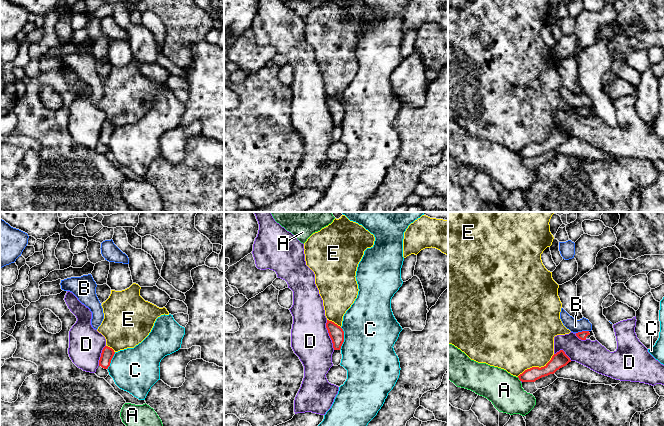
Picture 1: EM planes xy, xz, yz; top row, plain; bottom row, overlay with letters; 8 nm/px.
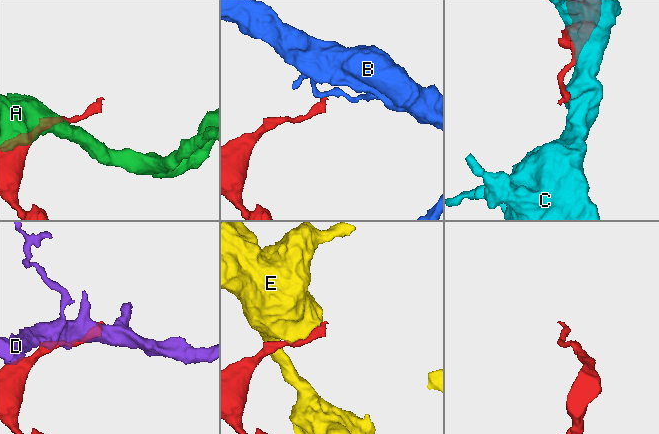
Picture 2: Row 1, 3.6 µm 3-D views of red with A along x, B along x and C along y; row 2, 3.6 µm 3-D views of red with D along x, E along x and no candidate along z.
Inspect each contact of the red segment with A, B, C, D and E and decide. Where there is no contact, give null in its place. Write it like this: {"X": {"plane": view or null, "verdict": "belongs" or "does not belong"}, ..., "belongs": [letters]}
{"A": {"plane": "yz", "verdict": "does not belong"}, "B": {"plane": "yz", "verdict": "does not belong"}, "C": {"plane": "xz", "verdict": "does not belong"}, "D": {"plane": "xz", "verdict": "does not belong"}, "E": {"plane": "yz", "verdict": "does not belong"}, "belongs": []}

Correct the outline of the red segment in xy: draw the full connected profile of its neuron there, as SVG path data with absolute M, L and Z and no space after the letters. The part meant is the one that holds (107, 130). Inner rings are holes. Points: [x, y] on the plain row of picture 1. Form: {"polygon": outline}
{"polygon": "M105 122L101 129L101 133L99 136L99 142L101 142L104 145L108 145L114 130L115 128L112 124Z"}

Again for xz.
{"polygon": "M327 96L326 104L333 119L334 126L340 126L344 118L343 105L332 97Z"}

